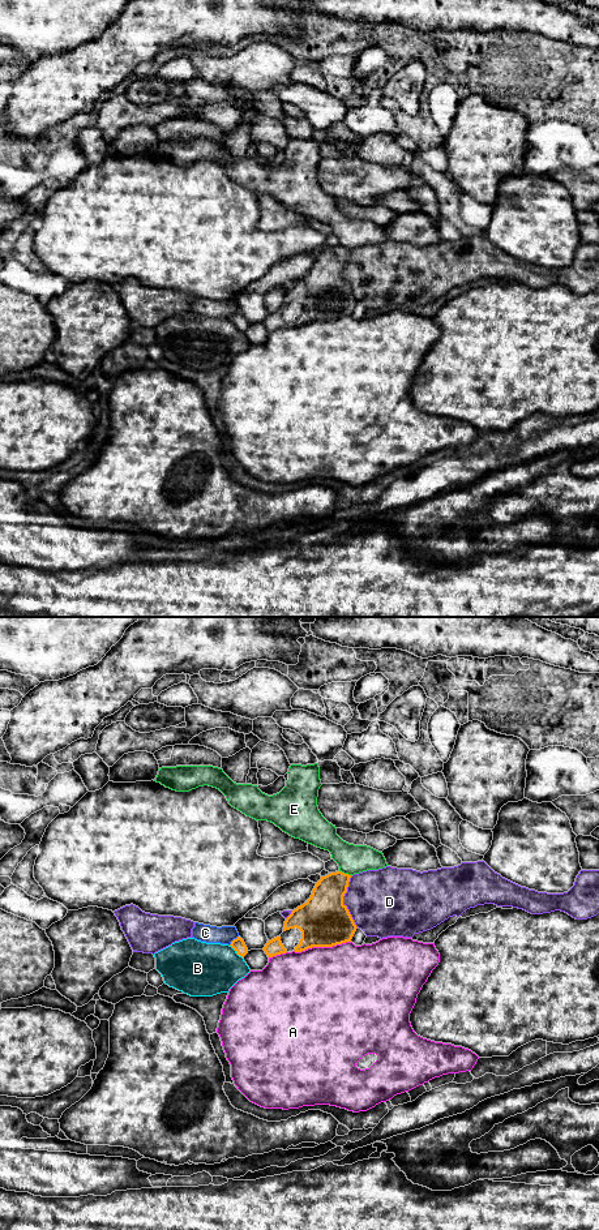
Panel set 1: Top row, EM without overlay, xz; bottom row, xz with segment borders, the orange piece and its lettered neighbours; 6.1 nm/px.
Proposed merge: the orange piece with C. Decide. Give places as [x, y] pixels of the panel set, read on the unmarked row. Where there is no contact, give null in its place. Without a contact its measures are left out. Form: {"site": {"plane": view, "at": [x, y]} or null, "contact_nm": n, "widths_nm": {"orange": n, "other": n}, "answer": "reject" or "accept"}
{"site": {"plane": "xz", "at": [232, 314]}, "contact_nm": 90, "widths_nm": {"orange": 80, "other": 110}, "answer": "reject"}

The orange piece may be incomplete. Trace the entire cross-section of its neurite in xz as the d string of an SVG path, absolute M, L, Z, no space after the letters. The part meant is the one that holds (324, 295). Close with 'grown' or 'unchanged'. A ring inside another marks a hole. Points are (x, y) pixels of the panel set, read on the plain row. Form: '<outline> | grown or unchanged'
M339 244L321 250L311 271L286 292L283 307L265 318L268 331L351 316L358 301L343 278L350 252Z | grown

